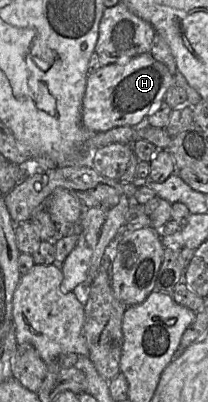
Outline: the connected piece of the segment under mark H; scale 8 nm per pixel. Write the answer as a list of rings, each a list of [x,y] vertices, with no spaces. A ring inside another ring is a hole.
[[[143,53],[123,63],[113,63],[90,72],[82,100],[82,124],[95,133],[122,126],[138,126],[165,100],[167,90],[176,84],[167,66]]]

